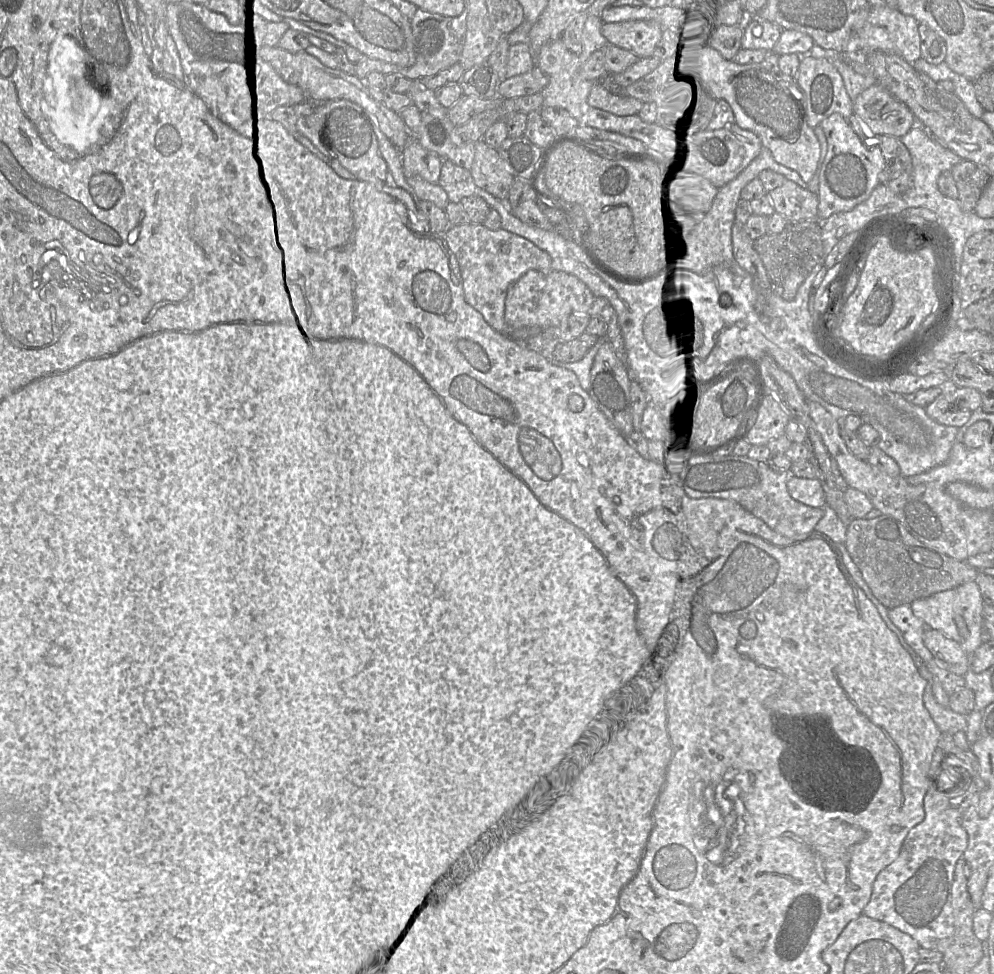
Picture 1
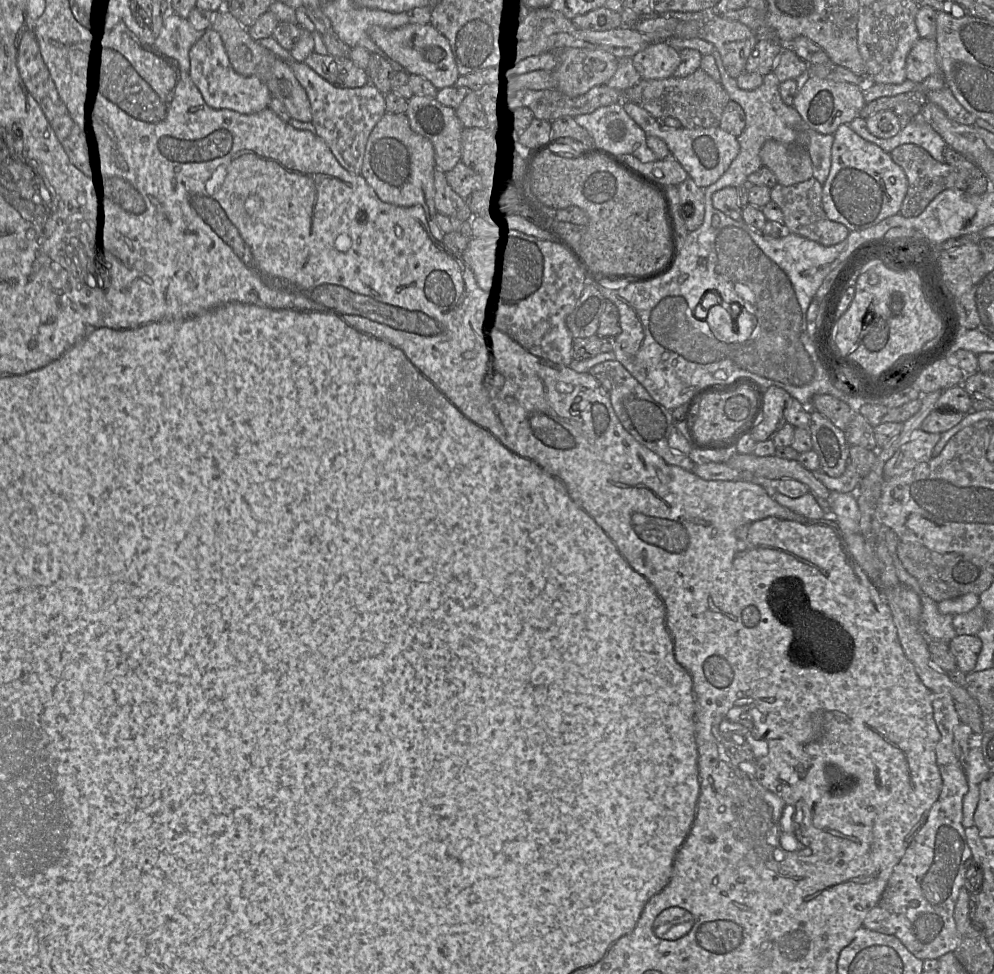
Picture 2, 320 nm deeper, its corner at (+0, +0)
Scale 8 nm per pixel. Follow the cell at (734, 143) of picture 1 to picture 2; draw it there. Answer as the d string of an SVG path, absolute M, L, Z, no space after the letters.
M622 102L622 106L647 136L659 137L666 143L670 153L681 164L695 184L702 189L715 183L739 153L740 145L737 137L720 127L696 129L662 127L656 118L640 106L631 102Z

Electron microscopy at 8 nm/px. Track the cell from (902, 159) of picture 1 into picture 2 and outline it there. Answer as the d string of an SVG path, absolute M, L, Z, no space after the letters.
M903 144L896 147L890 156L899 165L908 181L908 189L902 202L899 214L905 218L920 215L928 204L941 192L947 189L966 190L969 184L969 170L957 168L935 160L925 149L915 144Z

